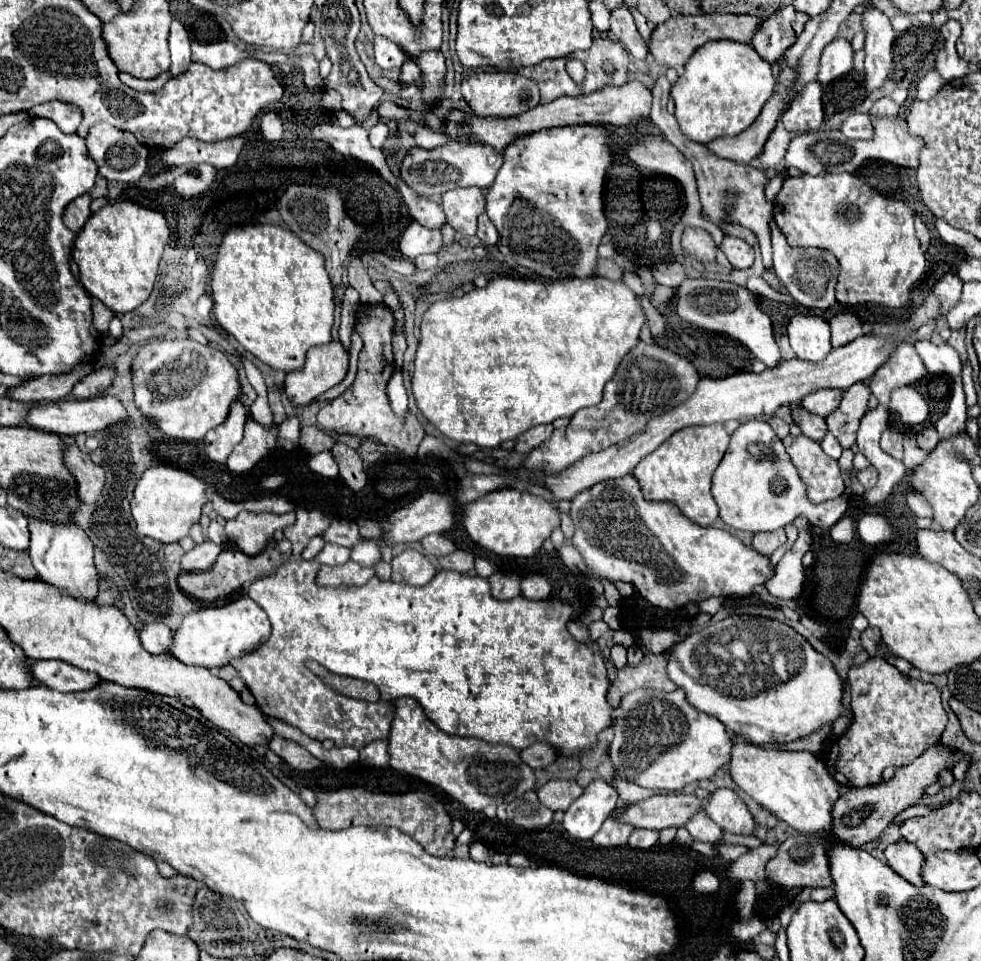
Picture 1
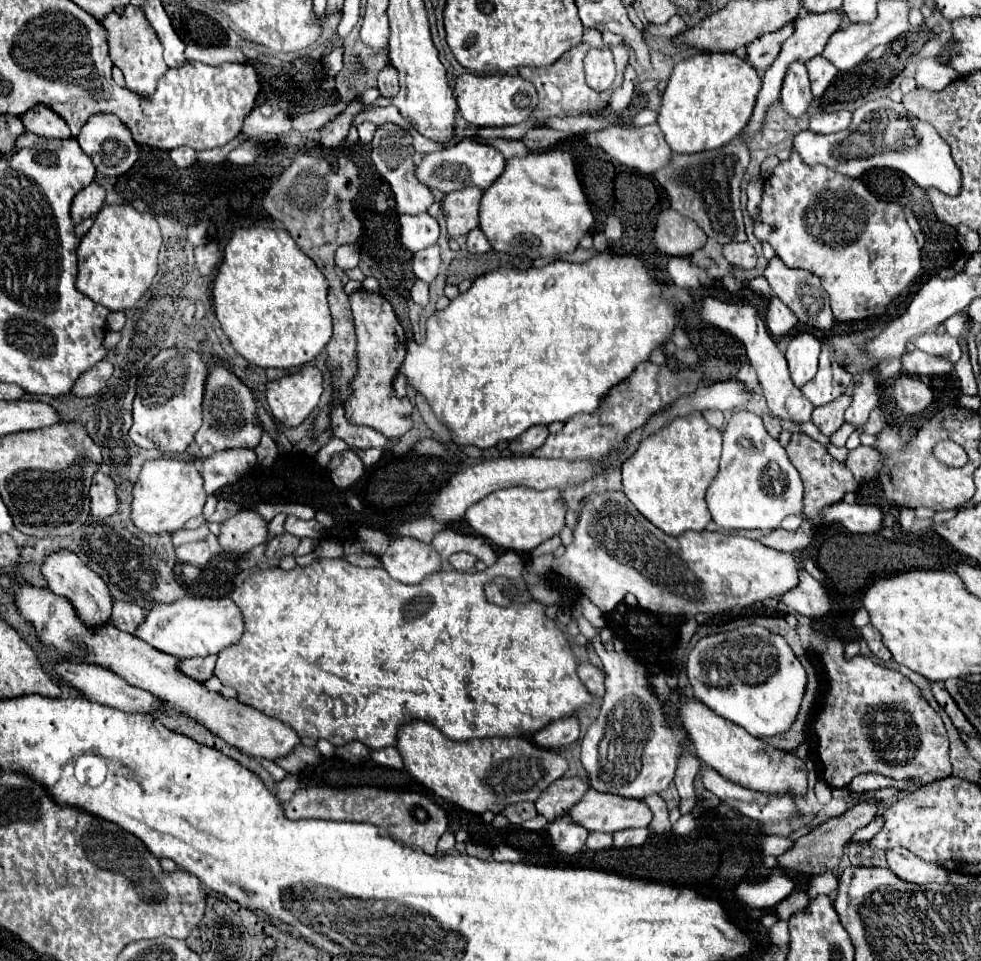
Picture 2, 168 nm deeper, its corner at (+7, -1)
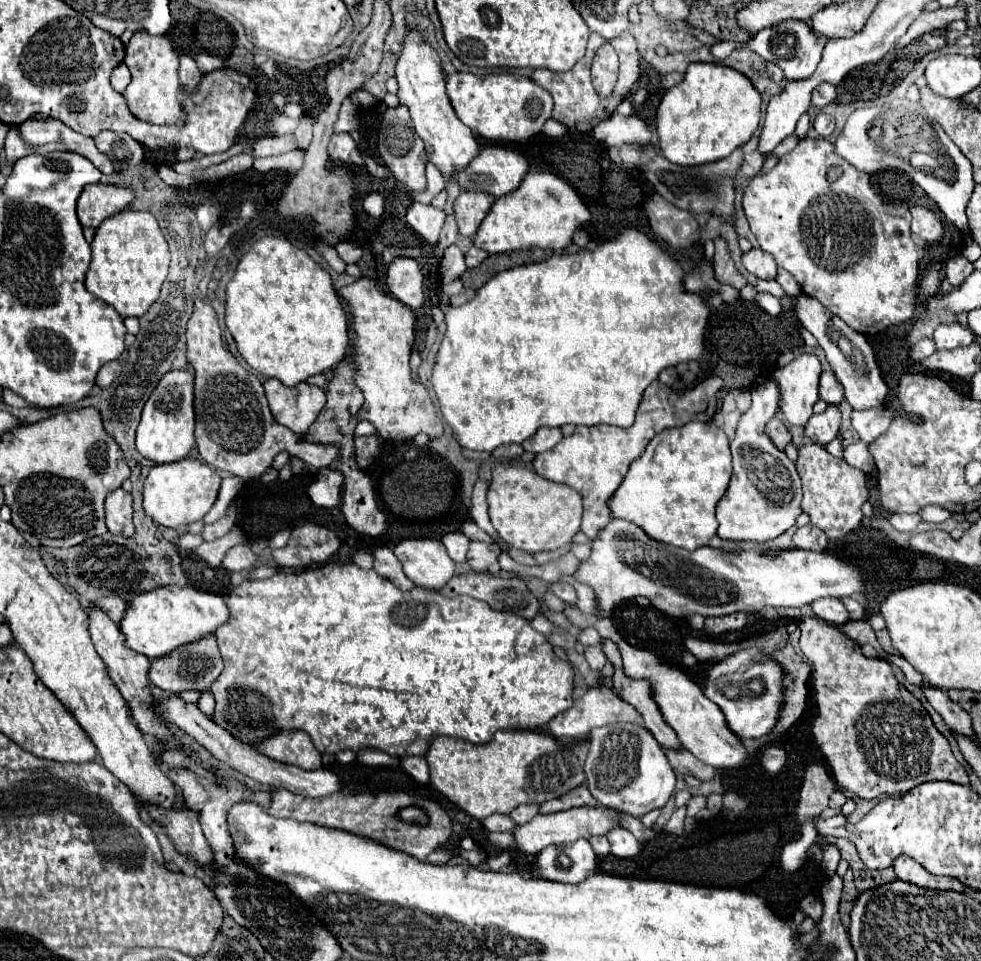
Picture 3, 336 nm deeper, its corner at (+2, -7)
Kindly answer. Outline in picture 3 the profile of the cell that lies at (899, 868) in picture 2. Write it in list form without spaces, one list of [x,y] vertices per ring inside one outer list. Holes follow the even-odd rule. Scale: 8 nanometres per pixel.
[[[899,857],[899,859],[895,859],[893,867],[895,867],[895,873],[897,873],[897,879],[913,883],[913,885],[919,885],[919,887],[925,887],[925,889],[935,889],[935,891],[941,891],[941,889],[963,891],[965,889],[965,885],[959,883],[957,879],[931,875],[919,863],[915,863],[911,857]]]

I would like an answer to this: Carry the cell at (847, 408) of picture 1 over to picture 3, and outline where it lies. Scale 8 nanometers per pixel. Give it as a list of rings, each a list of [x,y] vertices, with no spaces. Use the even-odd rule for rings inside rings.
[[[829,405],[821,415],[813,415],[805,425],[805,435],[819,445],[833,441],[841,427],[841,411],[837,405]]]

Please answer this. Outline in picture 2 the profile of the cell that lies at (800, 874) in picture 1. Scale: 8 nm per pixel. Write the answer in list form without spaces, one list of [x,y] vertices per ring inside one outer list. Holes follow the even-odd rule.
[[[876,801],[872,803],[864,803],[864,805],[856,805],[852,809],[848,809],[846,813],[842,813],[840,817],[834,817],[834,819],[828,819],[826,823],[822,823],[820,827],[814,827],[810,829],[806,835],[802,835],[796,845],[778,857],[778,863],[780,867],[788,867],[788,869],[794,869],[794,867],[804,867],[804,865],[798,865],[798,863],[804,863],[808,861],[808,867],[806,867],[806,873],[810,875],[816,875],[820,871],[826,871],[826,869],[832,869],[836,871],[838,869],[838,863],[840,863],[840,857],[844,853],[844,845],[850,841],[850,837],[862,829],[866,823],[870,823],[876,815]]]

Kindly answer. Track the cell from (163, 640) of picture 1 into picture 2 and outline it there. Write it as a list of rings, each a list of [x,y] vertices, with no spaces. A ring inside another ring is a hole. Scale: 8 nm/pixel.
[[[114,601],[112,607],[112,625],[116,625],[120,631],[126,633],[134,633],[134,629],[138,627],[138,621],[142,621],[144,611],[128,601]]]

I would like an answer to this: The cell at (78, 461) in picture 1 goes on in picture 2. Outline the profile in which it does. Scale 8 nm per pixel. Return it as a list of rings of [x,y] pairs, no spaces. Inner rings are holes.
[[[98,471],[94,475],[92,487],[90,487],[90,497],[92,497],[92,515],[98,519],[110,517],[118,511],[118,495],[116,495],[116,483]]]

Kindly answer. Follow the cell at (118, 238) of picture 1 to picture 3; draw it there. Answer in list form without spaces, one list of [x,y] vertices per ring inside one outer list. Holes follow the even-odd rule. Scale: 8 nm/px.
[[[123,209],[97,227],[91,249],[93,259],[85,279],[87,291],[109,303],[121,317],[145,315],[159,299],[159,291],[169,269],[167,241],[157,219],[149,211]]]

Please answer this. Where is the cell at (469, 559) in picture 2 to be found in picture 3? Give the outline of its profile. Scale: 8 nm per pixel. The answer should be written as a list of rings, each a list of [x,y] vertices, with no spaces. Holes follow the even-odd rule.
[[[471,543],[471,549],[467,553],[467,565],[475,571],[487,571],[487,567],[497,561],[499,553],[501,549],[495,543]]]

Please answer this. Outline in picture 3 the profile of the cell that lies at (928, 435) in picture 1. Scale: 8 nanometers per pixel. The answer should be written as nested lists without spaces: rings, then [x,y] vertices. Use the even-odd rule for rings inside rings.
[[[863,441],[849,443],[849,445],[845,447],[845,455],[843,455],[843,459],[845,459],[851,467],[861,469],[865,475],[869,475],[869,473],[875,471],[873,457],[871,457],[871,453],[869,453],[869,449],[867,449],[867,443],[863,443]]]

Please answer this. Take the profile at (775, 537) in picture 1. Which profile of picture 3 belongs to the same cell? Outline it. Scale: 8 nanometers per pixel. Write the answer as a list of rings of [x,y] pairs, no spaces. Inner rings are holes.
[[[807,525],[797,529],[797,533],[793,535],[793,547],[795,549],[805,549],[805,551],[823,551],[827,547],[827,535],[825,535],[825,545],[823,545],[823,531]]]

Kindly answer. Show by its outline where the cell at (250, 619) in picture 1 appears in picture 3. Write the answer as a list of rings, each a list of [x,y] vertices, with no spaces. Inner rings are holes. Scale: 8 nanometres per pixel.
[[[159,587],[155,591],[135,595],[119,627],[133,651],[143,653],[149,659],[159,659],[177,647],[195,643],[203,639],[203,635],[215,633],[217,627],[227,623],[227,619],[229,607],[219,595],[195,591],[193,587]]]

